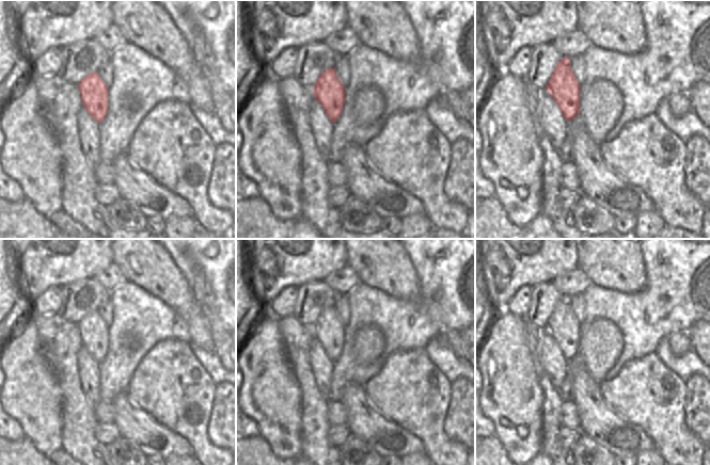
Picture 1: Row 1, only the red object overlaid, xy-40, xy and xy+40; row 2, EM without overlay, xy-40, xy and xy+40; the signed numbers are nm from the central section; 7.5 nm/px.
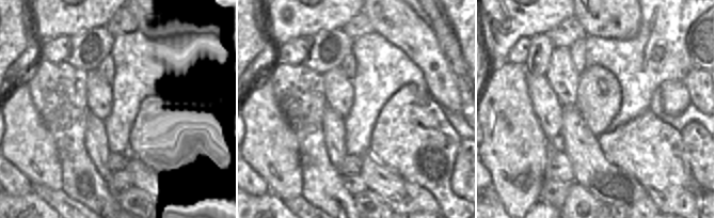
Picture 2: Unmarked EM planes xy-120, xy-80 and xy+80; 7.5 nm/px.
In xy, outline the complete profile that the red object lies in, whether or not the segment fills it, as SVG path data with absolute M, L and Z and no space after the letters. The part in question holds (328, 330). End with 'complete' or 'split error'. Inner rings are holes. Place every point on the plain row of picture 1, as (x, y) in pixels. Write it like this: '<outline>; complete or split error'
M329 307L319 315L313 325L313 334L334 363L341 355L345 342L345 325L338 319L334 307Z; complete

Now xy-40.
M97 311L84 316L78 323L82 346L98 363L104 360L108 351L108 325Z; complete

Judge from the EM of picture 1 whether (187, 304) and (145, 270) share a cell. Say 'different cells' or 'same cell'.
same cell

